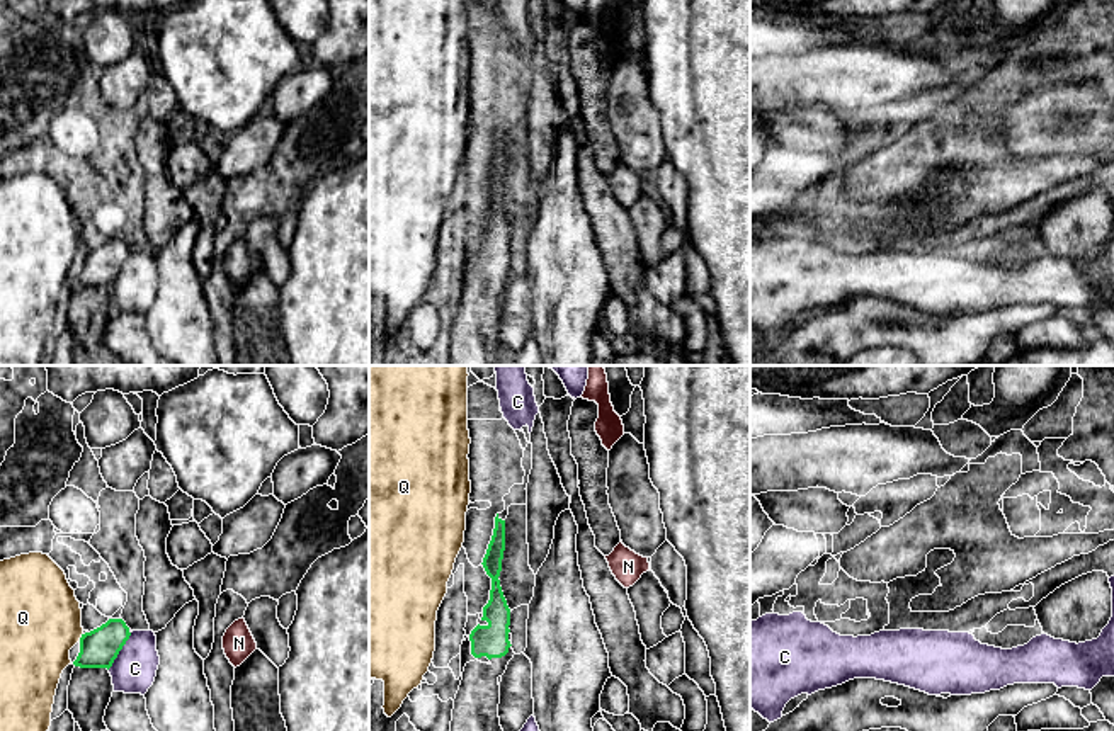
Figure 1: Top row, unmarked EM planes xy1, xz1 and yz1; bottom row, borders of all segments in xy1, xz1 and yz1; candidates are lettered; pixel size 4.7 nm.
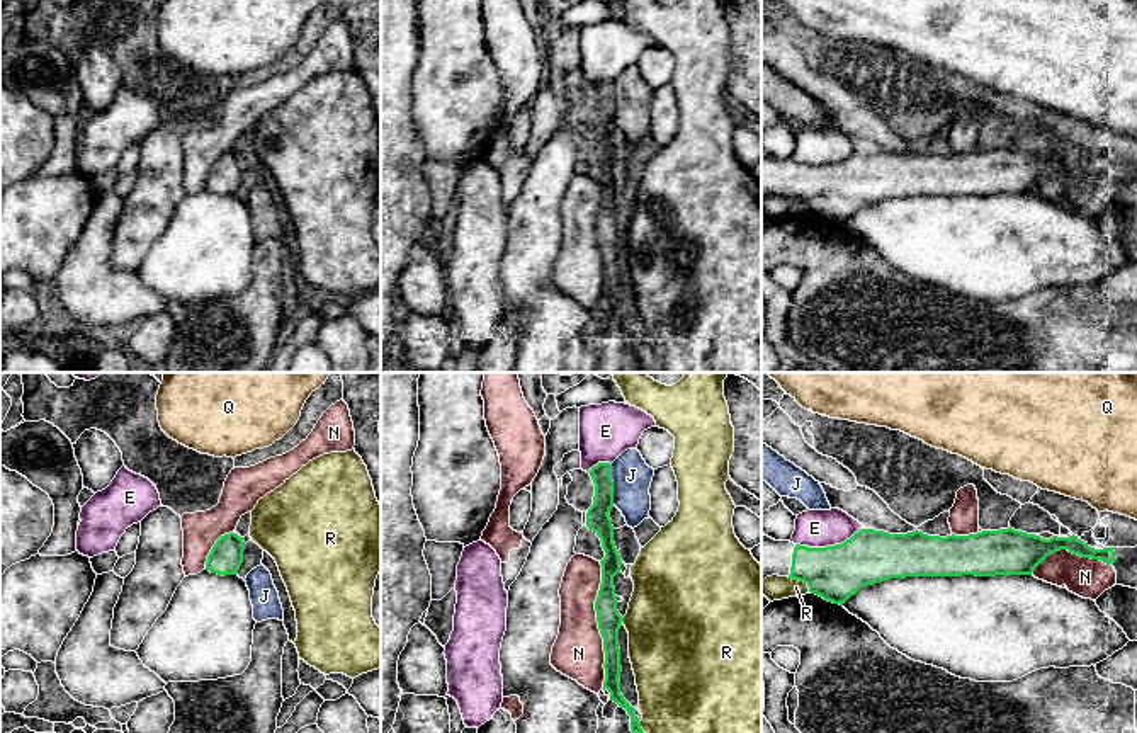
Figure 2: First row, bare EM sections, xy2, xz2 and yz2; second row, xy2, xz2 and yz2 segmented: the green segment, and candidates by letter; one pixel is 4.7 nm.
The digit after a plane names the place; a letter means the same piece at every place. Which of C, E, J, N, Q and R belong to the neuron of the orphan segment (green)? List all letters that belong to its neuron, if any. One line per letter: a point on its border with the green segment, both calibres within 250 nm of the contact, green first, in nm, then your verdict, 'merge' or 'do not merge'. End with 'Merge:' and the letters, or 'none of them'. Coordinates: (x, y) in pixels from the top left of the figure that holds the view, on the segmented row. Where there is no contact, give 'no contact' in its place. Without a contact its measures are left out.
C: xy1 (119, 650) | 180/200 nm | do not merge
E: yz2 (828, 546) | 260/180 nm | do not merge
J: xz2 (612, 485) | 120/180 nm | do not merge
N: xz2 (599, 625) | 120/240 nm | do not merge
Q: xy1 (80, 638) | 180/380 nm | do not merge
R: yz2 (799, 580) | 260/120 nm | do not merge
Merge: none of them

